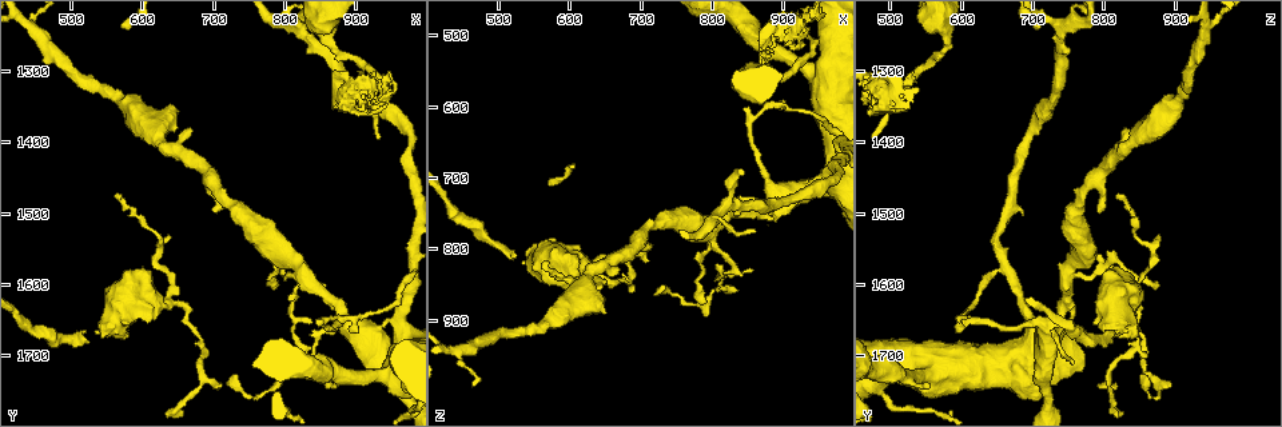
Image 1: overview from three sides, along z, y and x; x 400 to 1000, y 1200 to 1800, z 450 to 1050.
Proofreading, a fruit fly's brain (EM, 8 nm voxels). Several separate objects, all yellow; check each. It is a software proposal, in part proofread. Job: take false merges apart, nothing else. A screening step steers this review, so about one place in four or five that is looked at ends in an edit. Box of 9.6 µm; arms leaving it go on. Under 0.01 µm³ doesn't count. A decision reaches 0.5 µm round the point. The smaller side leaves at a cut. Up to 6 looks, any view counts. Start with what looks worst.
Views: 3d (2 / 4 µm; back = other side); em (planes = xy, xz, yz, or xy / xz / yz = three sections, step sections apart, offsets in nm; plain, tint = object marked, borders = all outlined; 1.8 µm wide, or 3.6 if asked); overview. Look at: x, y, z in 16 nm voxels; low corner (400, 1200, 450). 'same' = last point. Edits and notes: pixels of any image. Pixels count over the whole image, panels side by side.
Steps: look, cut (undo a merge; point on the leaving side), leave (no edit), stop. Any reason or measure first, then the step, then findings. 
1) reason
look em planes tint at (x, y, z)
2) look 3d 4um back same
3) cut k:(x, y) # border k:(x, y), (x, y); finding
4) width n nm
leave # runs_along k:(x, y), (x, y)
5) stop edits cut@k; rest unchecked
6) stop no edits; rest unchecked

arms run side by side
look 3d 2um back at (915, 1320, 500)

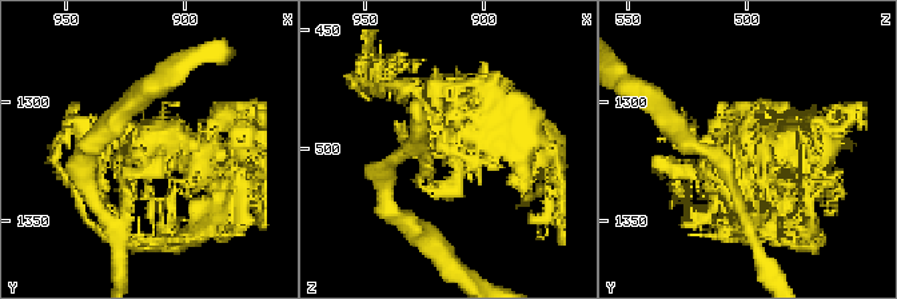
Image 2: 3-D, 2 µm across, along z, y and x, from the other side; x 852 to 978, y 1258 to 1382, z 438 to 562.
shape alone is not enough
look em planes tint at (915, 1321, 501)

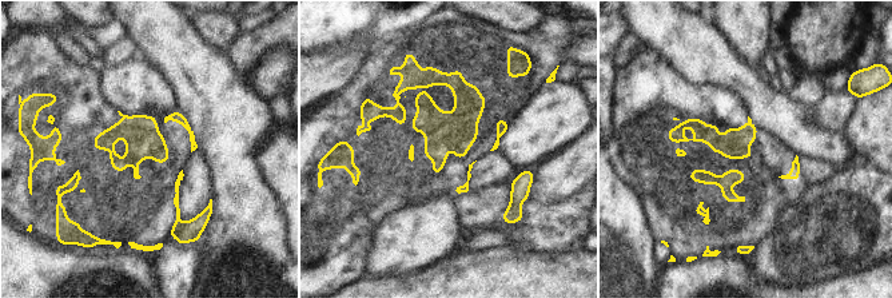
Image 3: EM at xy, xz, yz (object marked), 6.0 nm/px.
cut 3:(176, 226) # border 3:(182, 223), (175, 237); two neurons meet here

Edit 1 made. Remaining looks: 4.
sharp bend
look em 3.6um planes tint at (820, 1240, 735)

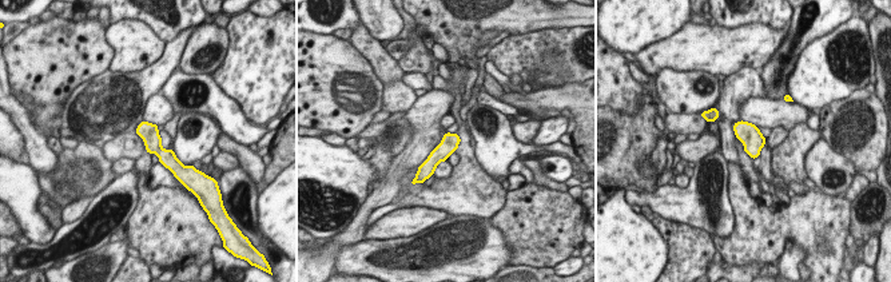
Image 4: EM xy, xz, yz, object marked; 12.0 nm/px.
leave # runs_along 4:(144, 124), (152, 143), (176, 163); continuous, no second neuron

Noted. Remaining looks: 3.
thin arm on a thick one
look 3d 4um at (635, 1625, 835)

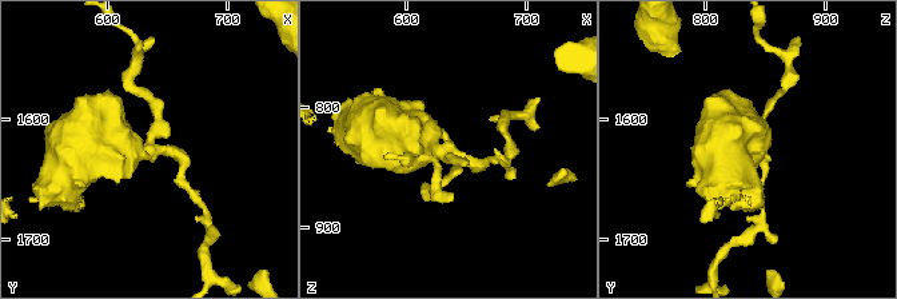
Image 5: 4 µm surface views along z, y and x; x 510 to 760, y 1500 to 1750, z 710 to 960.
arms 3
look em 3.6um xy step 16 tint at (634, 1622, 838)

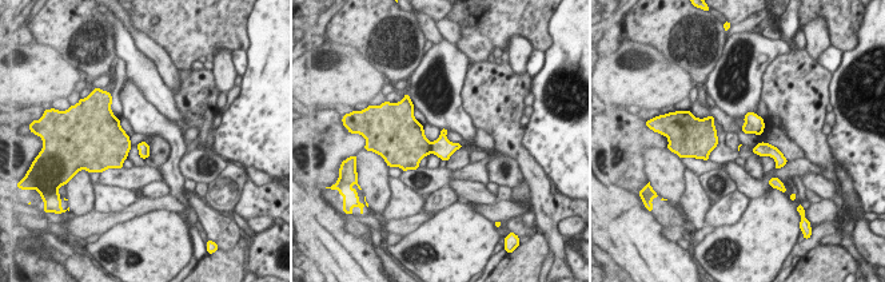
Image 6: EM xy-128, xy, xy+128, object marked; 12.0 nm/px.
cut 6:(442, 147) # two neurons meet here

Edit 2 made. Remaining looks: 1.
stop edits cut@3, cut@6; rest unchecked

